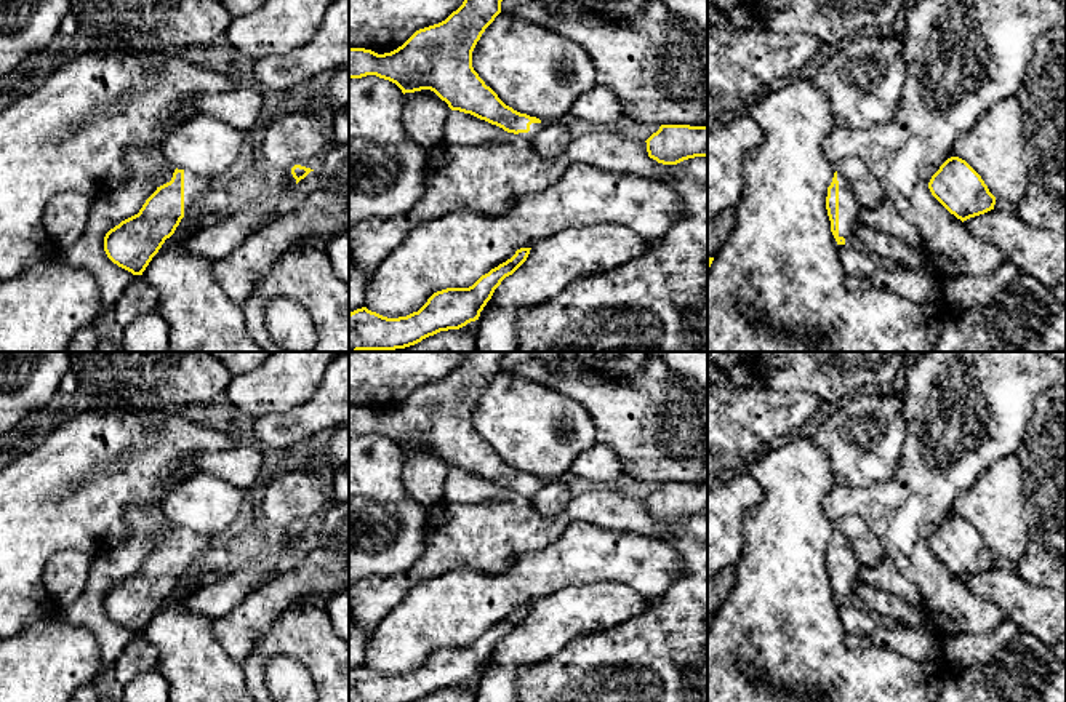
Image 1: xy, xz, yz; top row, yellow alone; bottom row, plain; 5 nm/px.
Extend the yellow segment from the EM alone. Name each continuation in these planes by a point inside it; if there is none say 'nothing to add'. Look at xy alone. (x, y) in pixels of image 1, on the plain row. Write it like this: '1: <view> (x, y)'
1: xy (196, 544)

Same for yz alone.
1: yz (849, 566)

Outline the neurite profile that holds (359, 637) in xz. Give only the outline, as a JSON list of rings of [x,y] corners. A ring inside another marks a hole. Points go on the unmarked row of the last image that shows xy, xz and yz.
[[[349,622],[349,672],[365,665],[365,652],[373,628],[365,628]]]

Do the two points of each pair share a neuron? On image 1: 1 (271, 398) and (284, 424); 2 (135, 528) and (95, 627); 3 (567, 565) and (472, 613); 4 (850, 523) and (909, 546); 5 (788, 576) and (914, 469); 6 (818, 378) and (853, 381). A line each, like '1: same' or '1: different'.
1: different
2: different
3: same
4: different
5: different
6: same

